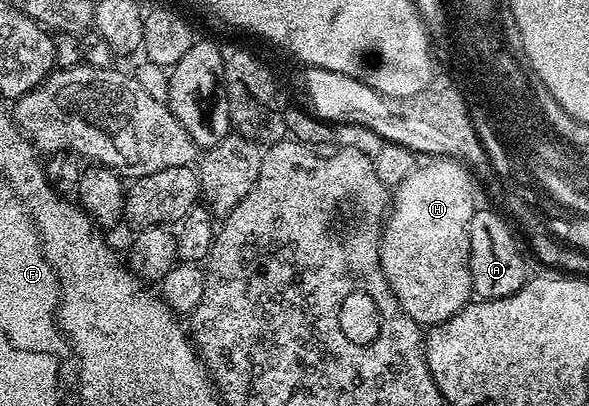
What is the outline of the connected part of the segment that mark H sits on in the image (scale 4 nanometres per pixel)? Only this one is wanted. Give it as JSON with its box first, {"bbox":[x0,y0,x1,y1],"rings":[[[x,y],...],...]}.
{"bbox":[379,159,477,327],"rings":[[[431,159],[428,161],[428,165],[420,164],[418,167],[412,169],[407,174],[407,178],[394,190],[393,200],[390,202],[389,212],[386,214],[385,224],[382,226],[379,238],[379,262],[383,268],[385,279],[389,283],[389,287],[393,291],[393,295],[397,299],[399,306],[421,327],[443,325],[450,317],[457,315],[457,311],[464,309],[472,300],[473,290],[471,288],[471,268],[469,267],[471,252],[469,251],[469,231],[467,228],[473,219],[473,211],[477,206],[473,201],[473,195],[476,193],[474,179],[467,165],[455,159]]]}

